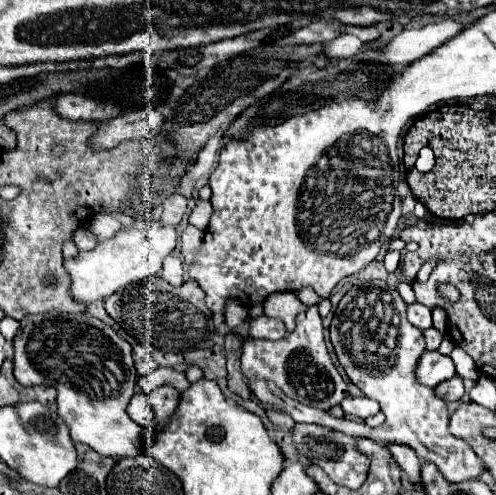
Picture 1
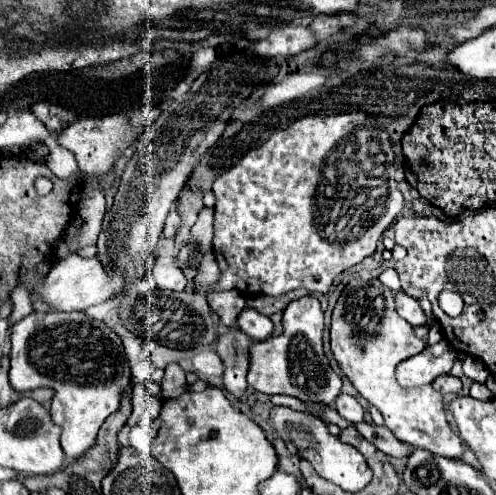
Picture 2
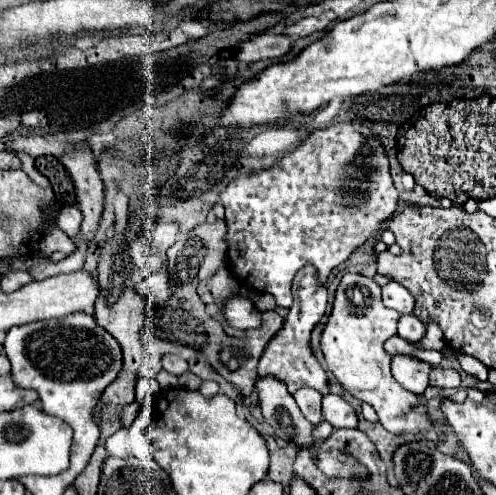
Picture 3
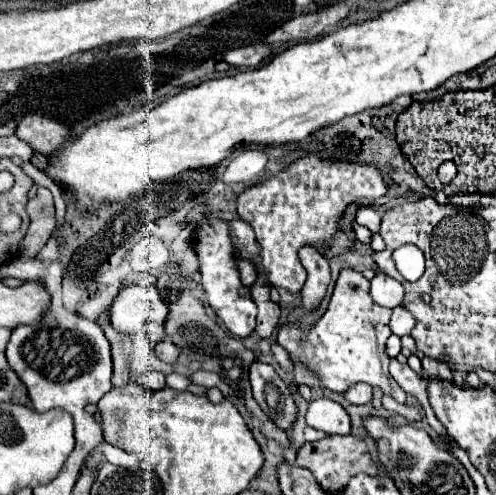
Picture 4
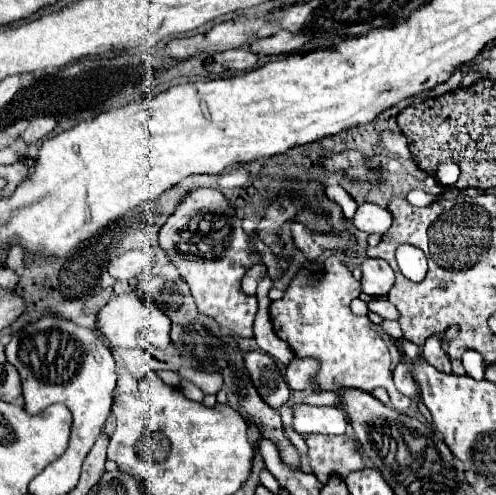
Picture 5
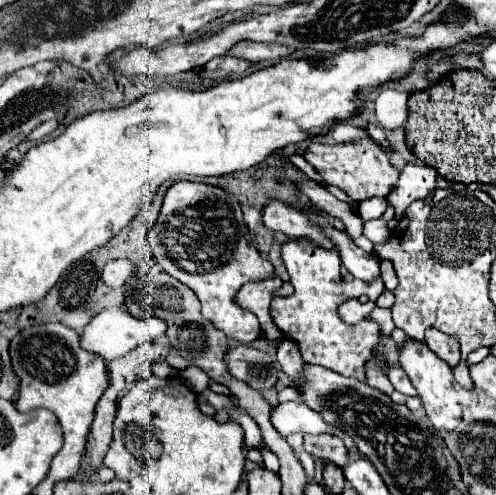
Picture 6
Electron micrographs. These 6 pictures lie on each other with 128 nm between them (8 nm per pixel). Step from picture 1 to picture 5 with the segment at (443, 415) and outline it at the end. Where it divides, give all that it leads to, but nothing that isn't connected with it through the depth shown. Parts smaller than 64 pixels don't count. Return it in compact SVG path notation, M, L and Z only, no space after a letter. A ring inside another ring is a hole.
M330 256L322 270L302 268L290 282L286 296L270 304L270 320L276 334L288 342L298 358L318 358L322 368L318 384L322 390L352 386L372 392L372 386L384 386L396 410L406 410L410 398L402 396L392 382L392 354L388 338L382 336L380 326L368 316L354 316L350 302L360 296L360 282L346 272L346 266Z

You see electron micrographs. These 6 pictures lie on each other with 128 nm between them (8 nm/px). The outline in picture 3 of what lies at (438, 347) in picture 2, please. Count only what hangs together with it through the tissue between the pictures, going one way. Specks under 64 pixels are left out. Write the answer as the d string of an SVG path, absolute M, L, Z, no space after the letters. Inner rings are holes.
M394 356L392 358L392 374L394 378L410 392L416 395L423 395L428 386L428 374L430 374L432 366L410 358L410 356Z

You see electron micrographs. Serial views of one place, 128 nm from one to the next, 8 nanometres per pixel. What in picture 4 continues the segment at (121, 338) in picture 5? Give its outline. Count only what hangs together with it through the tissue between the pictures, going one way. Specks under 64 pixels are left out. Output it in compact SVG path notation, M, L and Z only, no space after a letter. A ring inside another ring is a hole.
M154 284L122 288L110 306L110 324L128 336L160 332L166 316L168 306L162 302Z

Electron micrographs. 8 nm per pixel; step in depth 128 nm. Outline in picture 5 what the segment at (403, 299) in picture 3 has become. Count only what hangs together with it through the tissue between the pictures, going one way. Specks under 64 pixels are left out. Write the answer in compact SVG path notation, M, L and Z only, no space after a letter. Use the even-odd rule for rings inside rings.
M362 258L360 260L360 270L362 270L362 292L372 296L384 296L390 292L394 284L394 272L392 268L380 260L380 258Z

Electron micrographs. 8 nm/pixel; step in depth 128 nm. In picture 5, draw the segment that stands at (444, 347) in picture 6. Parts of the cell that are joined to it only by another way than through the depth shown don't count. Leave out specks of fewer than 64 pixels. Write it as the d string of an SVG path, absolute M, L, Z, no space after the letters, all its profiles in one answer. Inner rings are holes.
M458 326L448 328L448 330L444 332L444 336L430 336L430 338L426 340L424 348L422 348L422 356L424 356L432 366L436 366L440 372L450 374L450 372L452 372L452 362L450 362L450 358L448 358L448 354L446 354L444 342L448 342L448 340L452 340L452 338L456 338L456 336L458 336Z

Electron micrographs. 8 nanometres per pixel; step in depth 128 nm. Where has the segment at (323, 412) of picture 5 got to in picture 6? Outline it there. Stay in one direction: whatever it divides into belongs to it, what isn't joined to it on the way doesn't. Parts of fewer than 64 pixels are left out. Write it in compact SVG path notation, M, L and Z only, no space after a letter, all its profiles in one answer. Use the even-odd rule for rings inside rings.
M280 402L272 410L272 424L282 436L288 436L292 432L300 432L300 434L330 432L330 434L338 434L340 438L346 438L338 428L326 424L318 412L312 412L306 404L300 402Z

